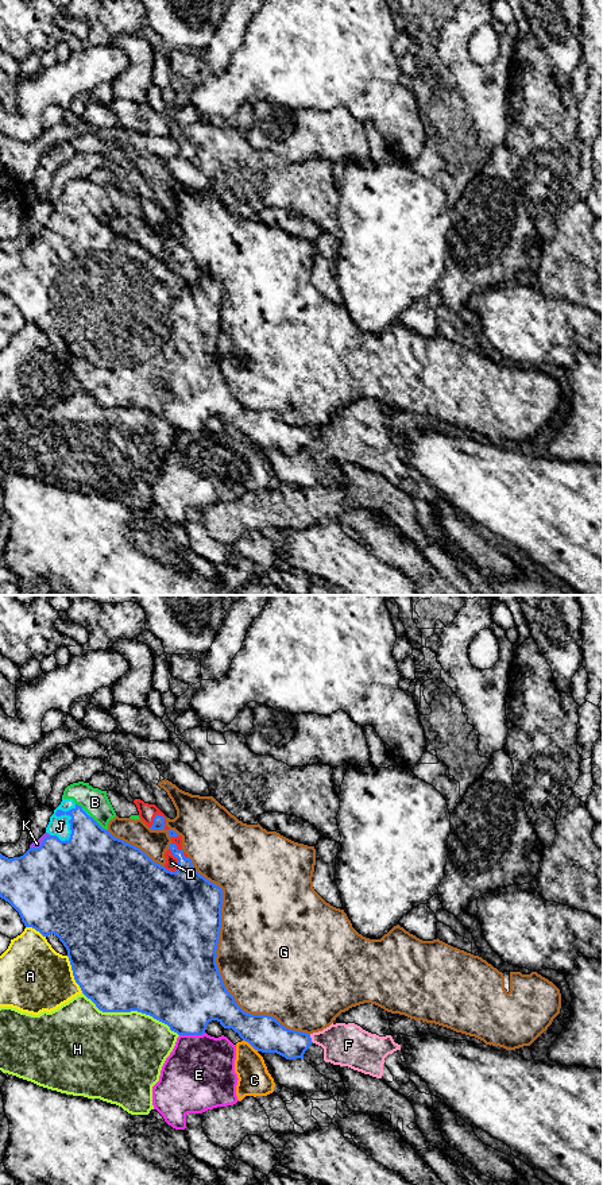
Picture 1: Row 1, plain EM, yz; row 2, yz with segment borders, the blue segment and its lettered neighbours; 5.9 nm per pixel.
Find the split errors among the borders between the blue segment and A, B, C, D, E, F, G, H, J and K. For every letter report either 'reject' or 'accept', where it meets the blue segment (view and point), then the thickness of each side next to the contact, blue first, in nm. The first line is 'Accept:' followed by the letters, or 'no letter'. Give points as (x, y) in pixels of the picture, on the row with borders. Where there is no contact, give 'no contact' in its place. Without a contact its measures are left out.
Accept: B, D, J, K
A: reject | yz (73, 975) | 500/400 nm
B: accept | yz (97, 823) | 420/160 nm
C: reject | yz (251, 1045) | 220/190 nm
D: accept | yz (178, 860) | 380/80 nm
E: reject | yz (192, 1034) | 440/420 nm
F: reject | yz (310, 1039) | 200/260 nm
G: reject | yz (216, 964) | 500/480 nm
H: reject | yz (131, 1010) | 500/460 nm
J: accept | yz (70, 829) | 400/120 nm
K: accept | yz (42, 844) | 480/50 nm

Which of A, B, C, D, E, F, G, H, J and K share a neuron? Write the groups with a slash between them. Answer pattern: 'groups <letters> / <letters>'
groups A / B D J K / C E / F / G / H

